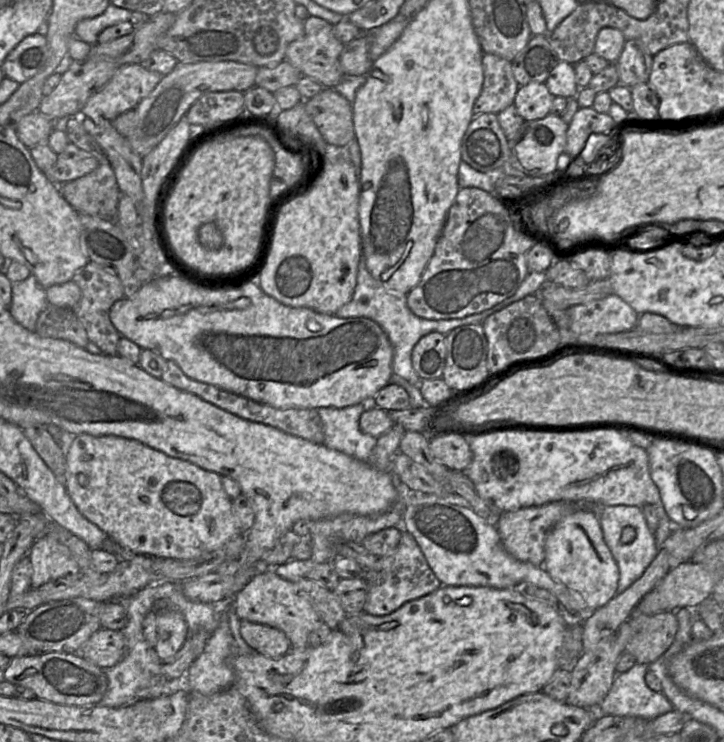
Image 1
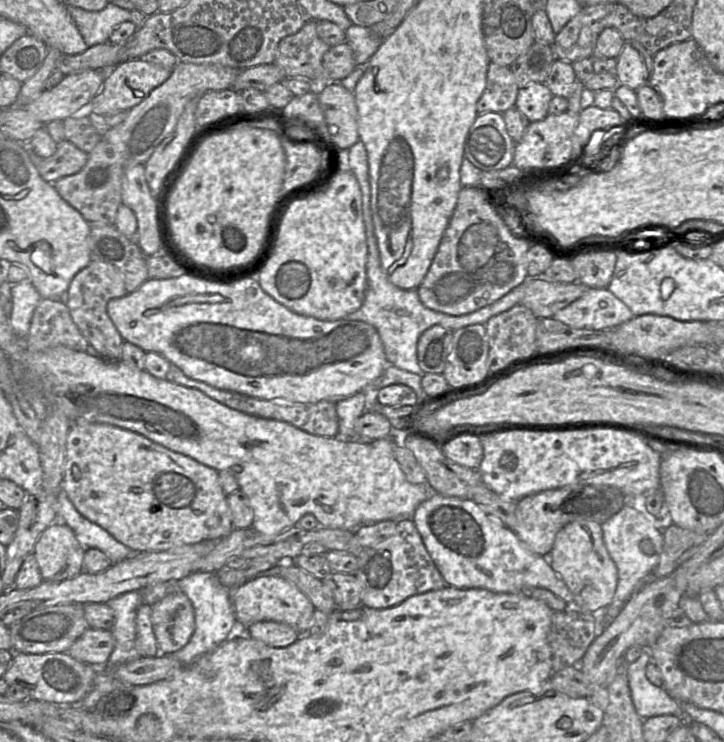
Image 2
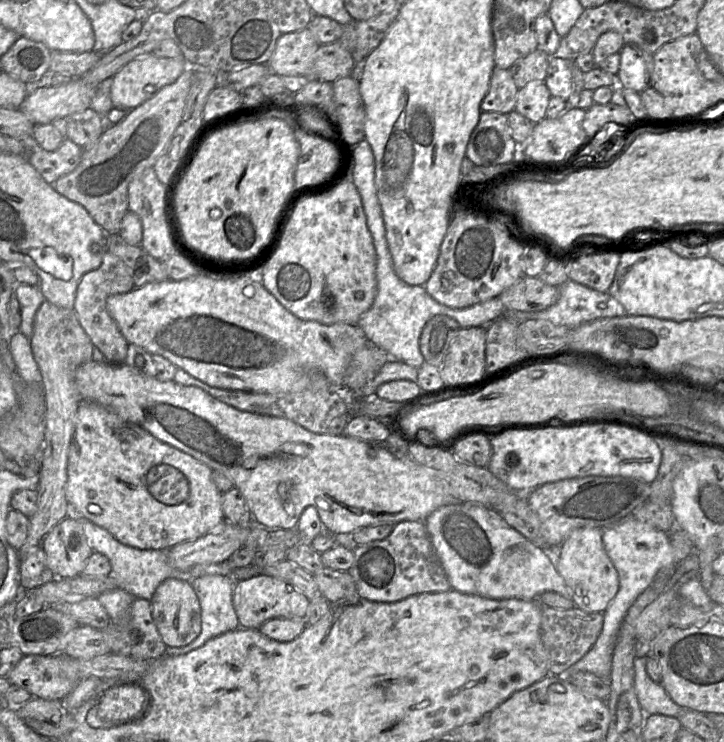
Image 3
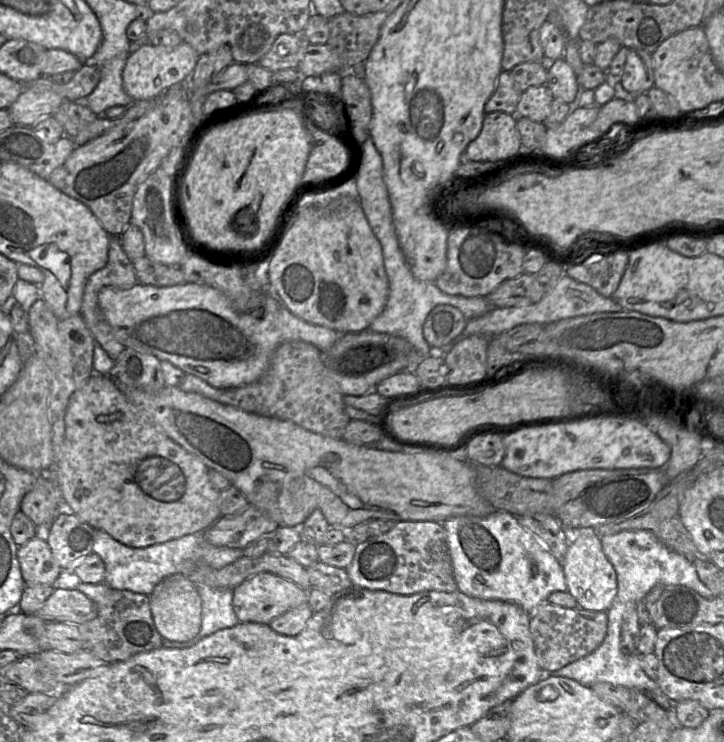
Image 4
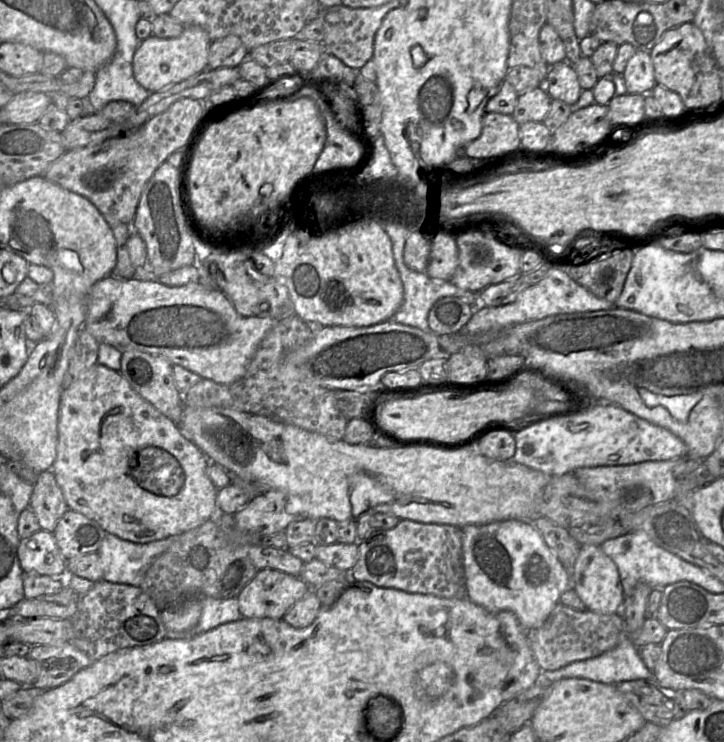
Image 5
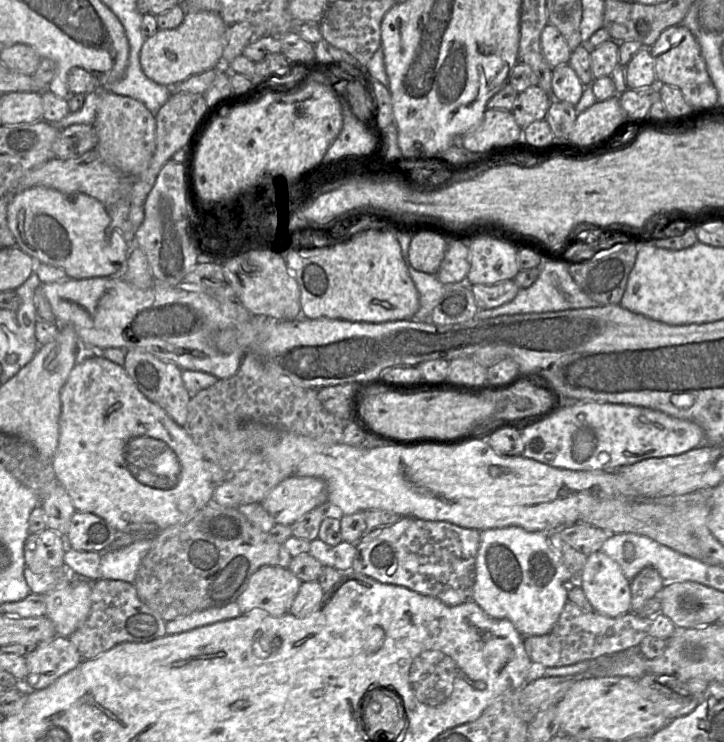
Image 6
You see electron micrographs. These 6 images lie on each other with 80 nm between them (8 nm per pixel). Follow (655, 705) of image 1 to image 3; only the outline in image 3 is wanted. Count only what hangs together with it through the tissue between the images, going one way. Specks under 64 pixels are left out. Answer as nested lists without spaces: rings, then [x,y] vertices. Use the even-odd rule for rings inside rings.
[[[648,656],[635,658],[634,669],[634,692],[639,705],[646,715],[660,714],[676,717],[682,712],[679,707],[666,693],[661,684],[653,682],[646,672]]]

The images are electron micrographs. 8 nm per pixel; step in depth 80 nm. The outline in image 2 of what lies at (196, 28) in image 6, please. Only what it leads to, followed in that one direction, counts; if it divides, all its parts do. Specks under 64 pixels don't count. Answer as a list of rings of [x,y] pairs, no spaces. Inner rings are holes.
[[[142,58],[119,63],[108,70],[100,92],[89,104],[89,112],[99,115],[129,111],[142,103],[150,93],[163,84],[171,75],[172,69],[145,61]]]

